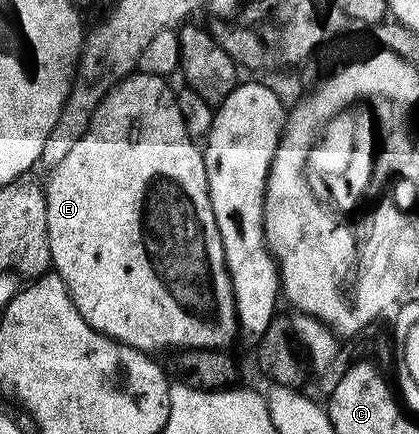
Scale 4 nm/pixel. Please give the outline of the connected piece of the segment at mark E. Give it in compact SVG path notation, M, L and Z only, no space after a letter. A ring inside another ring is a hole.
M133 71L116 82L98 103L85 133L78 139L62 161L47 170L48 181L43 182L46 199L46 227L52 256L51 268L62 279L74 307L100 333L113 337L123 345L141 349L149 355L156 355L159 349L181 351L183 349L227 350L228 344L238 337L236 320L236 300L232 295L232 281L228 278L228 264L224 262L222 235L214 219L210 203L208 176L204 166L201 146L192 139L186 129L186 122L179 110L177 90L168 86L169 82L153 73Z

